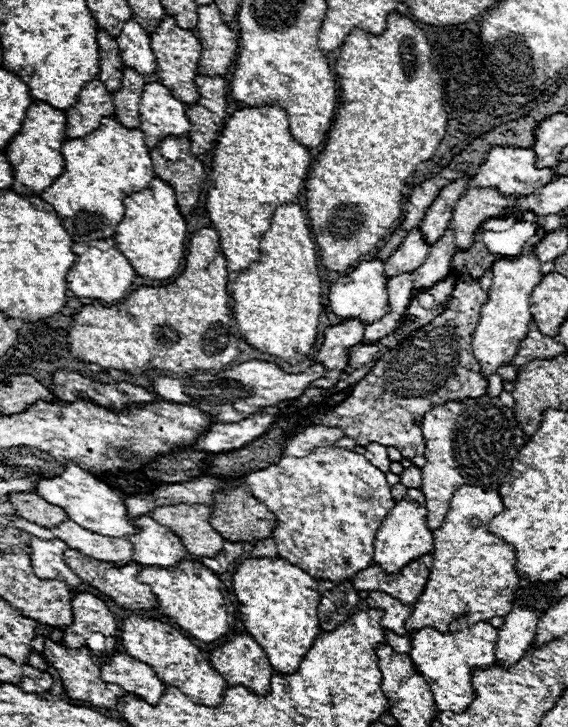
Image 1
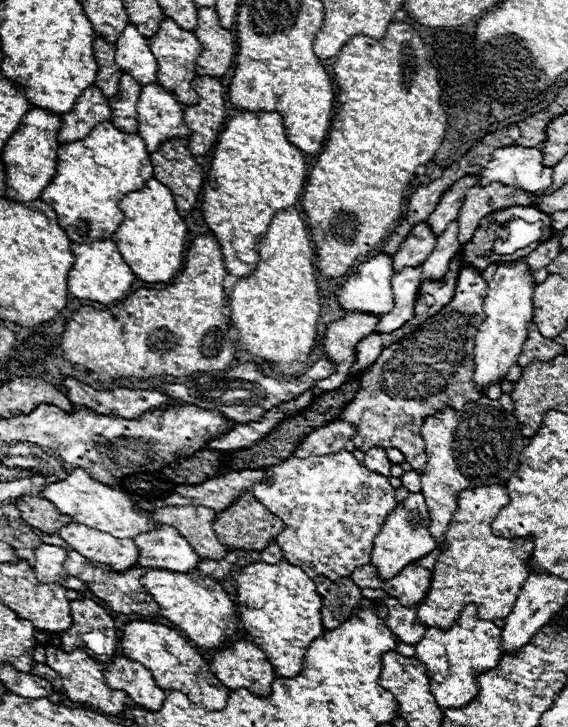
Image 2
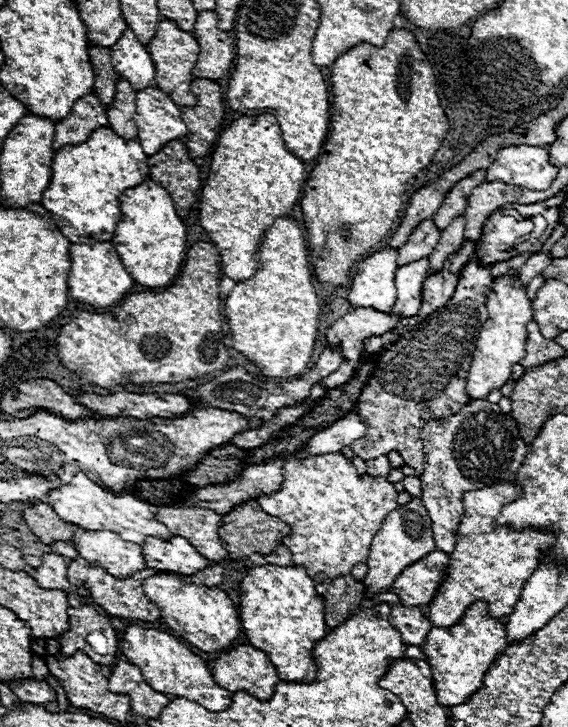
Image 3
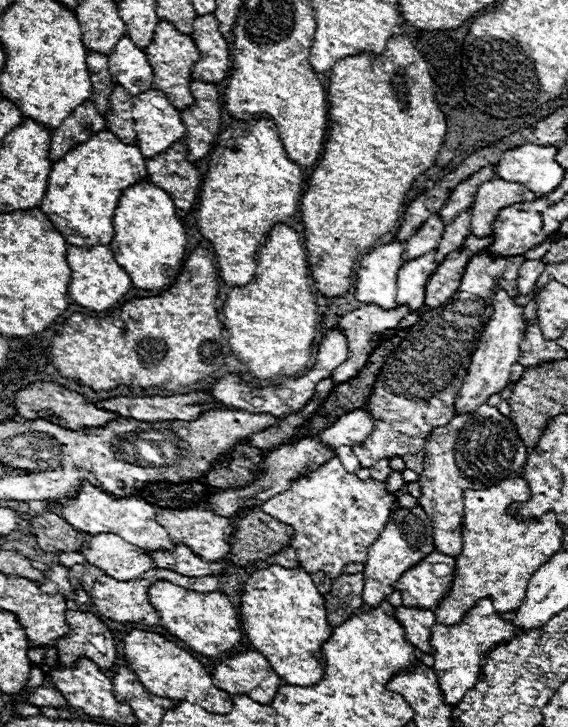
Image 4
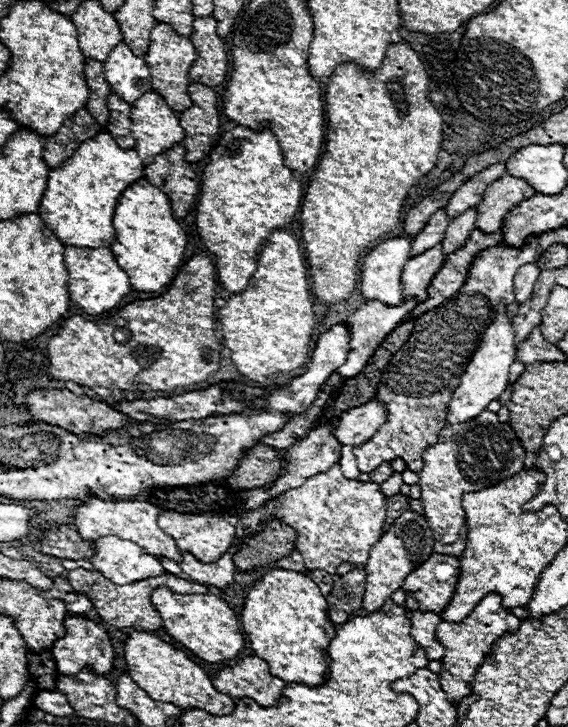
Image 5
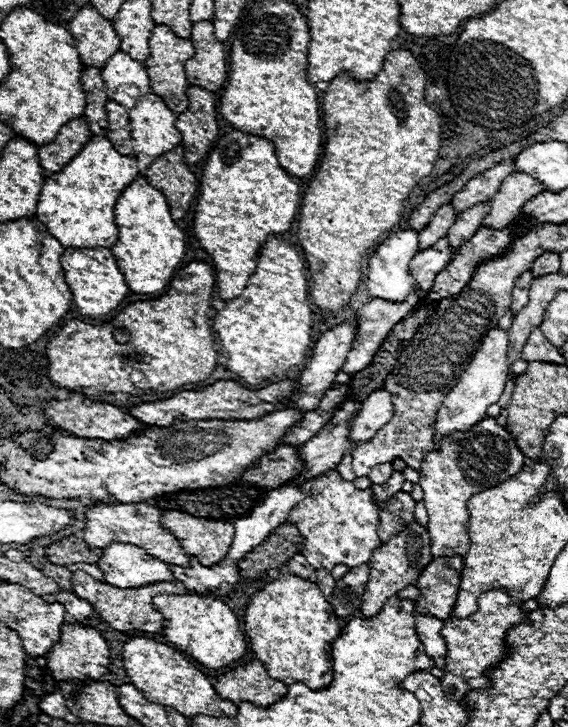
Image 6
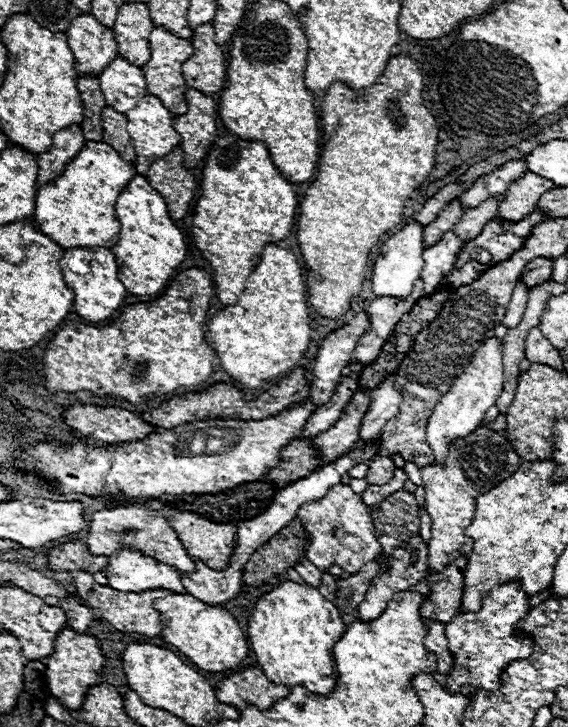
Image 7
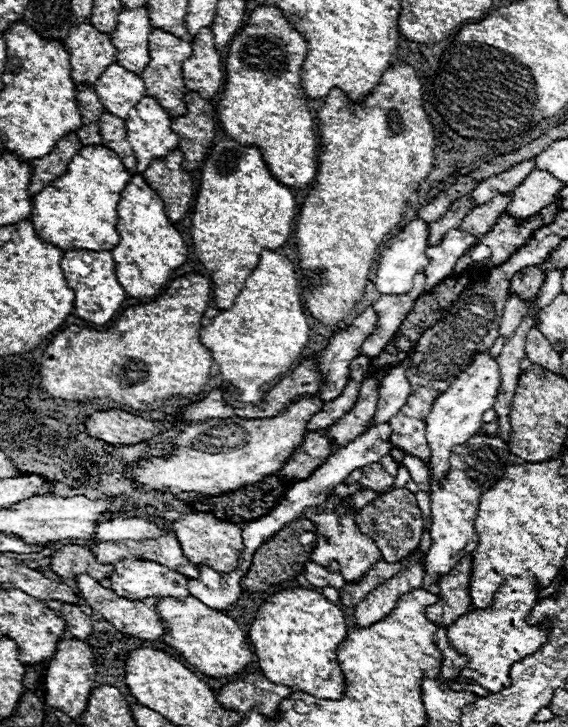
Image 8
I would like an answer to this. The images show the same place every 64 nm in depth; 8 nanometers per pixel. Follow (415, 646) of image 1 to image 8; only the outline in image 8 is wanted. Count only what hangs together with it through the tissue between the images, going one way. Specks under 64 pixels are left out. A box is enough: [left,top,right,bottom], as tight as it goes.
[446,586,548,692]

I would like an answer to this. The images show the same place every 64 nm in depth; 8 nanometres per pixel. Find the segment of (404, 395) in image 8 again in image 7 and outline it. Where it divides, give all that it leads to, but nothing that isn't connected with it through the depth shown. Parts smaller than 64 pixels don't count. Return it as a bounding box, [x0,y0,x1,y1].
[358,376,402,440]

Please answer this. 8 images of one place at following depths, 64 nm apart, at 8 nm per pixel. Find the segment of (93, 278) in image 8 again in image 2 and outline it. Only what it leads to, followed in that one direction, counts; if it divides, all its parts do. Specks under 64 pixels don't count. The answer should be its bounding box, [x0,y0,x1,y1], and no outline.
[68,240,136,304]

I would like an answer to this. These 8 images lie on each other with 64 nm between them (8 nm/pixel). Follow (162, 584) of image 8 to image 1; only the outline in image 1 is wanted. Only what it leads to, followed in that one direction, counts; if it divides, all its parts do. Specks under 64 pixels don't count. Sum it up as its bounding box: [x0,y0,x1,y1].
[52,520,132,568]

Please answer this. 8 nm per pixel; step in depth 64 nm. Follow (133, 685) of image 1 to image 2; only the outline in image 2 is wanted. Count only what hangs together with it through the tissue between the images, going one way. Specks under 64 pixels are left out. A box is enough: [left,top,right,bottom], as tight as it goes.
[102,656,166,710]

